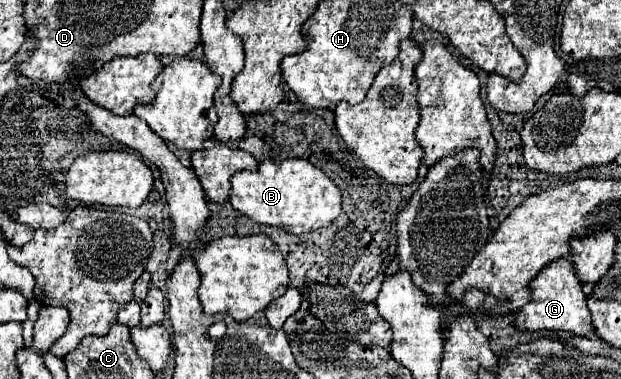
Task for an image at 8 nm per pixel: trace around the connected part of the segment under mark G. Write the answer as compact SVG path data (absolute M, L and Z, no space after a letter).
M560 258L550 262L536 278L530 282L532 300L516 312L516 328L518 330L562 330L576 336L594 336L596 330L590 322L590 312L586 308L586 294L582 290L582 282L574 270L574 264L568 258Z

